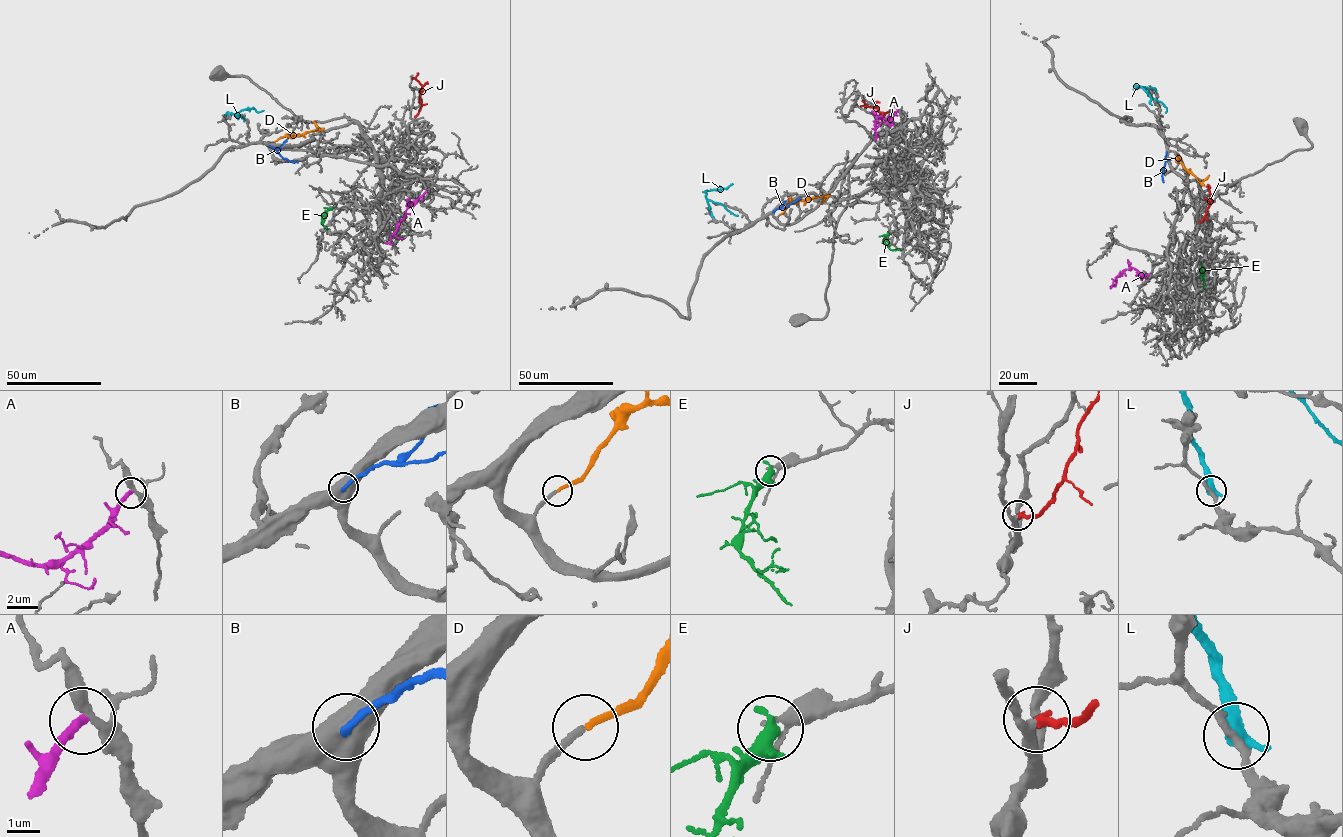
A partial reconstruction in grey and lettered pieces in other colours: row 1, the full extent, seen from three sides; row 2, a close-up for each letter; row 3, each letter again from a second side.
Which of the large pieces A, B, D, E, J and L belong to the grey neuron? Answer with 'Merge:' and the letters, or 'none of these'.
Merge: D, J

